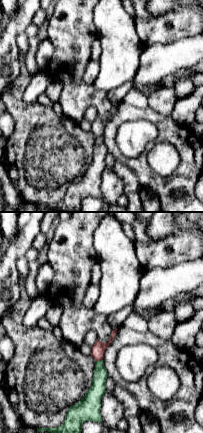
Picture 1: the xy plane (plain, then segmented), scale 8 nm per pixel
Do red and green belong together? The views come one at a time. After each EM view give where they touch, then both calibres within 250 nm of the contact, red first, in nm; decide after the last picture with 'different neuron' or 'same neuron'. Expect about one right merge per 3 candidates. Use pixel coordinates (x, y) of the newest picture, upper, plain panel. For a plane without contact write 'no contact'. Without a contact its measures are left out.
meets red at (99, 136); 110 nm thick on the red side, 130 nm on the other

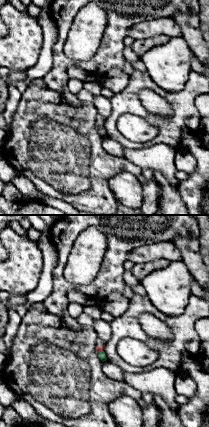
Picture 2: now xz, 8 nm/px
meets red at (100, 127); 50 nm thick on the red side, 60 nm on the other

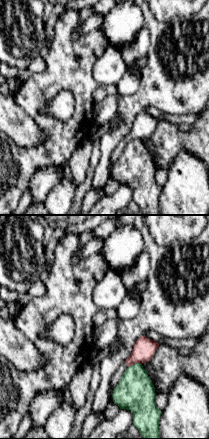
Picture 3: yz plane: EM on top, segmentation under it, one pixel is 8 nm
meets red at (134, 139); 180 nm thick on the red side, 300 nm on the other

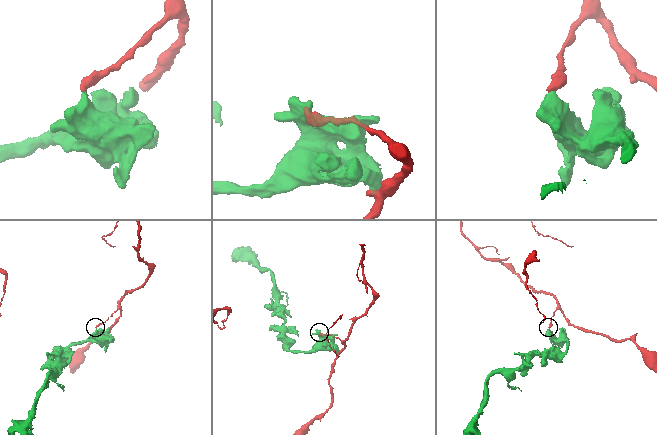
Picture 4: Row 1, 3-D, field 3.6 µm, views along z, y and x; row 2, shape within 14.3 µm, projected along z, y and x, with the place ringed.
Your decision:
different neuron

